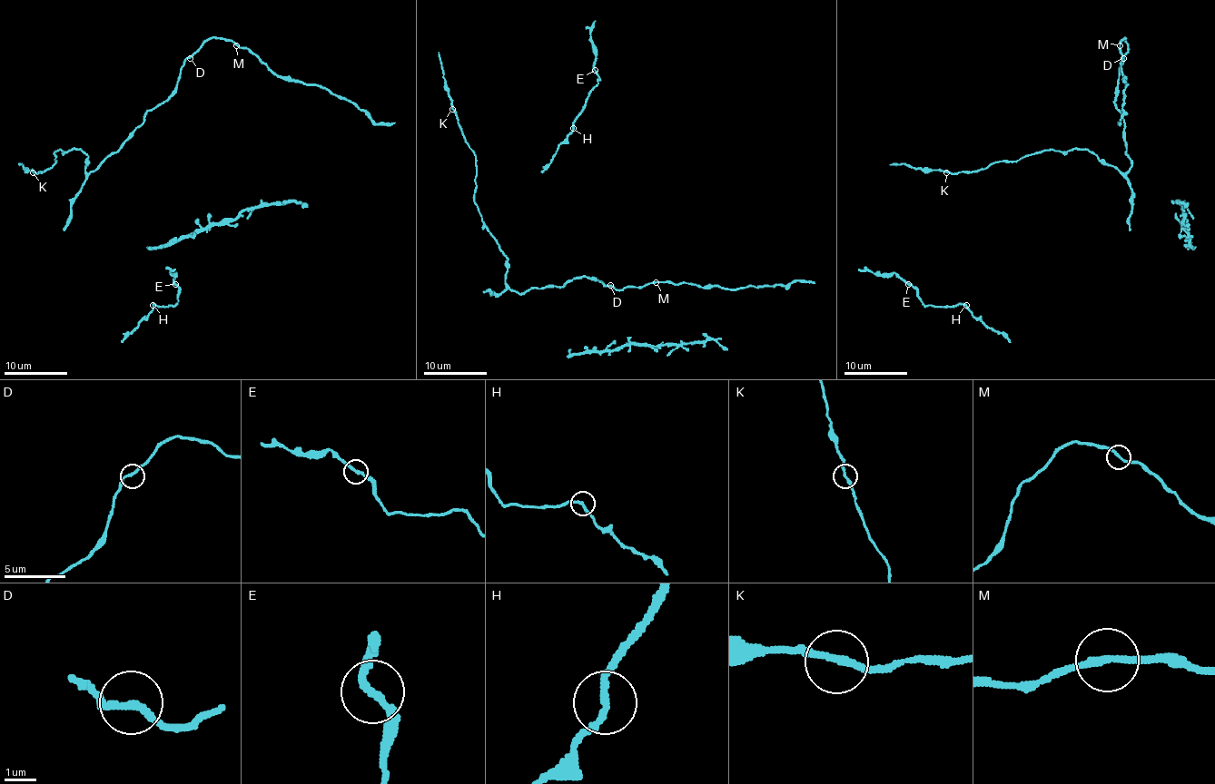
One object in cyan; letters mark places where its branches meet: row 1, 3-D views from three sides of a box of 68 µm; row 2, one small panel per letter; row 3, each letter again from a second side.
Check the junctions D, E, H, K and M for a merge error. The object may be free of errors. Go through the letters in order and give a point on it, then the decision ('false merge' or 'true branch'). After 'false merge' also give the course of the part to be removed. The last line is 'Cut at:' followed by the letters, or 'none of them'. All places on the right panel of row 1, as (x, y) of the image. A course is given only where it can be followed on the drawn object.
D: at (1123, 58); true branch
E: at (908, 284); true branch
H: at (966, 305); true branch
K: at (946, 172); true branch
M: at (1120, 45); true branch
Cut at: none of them

